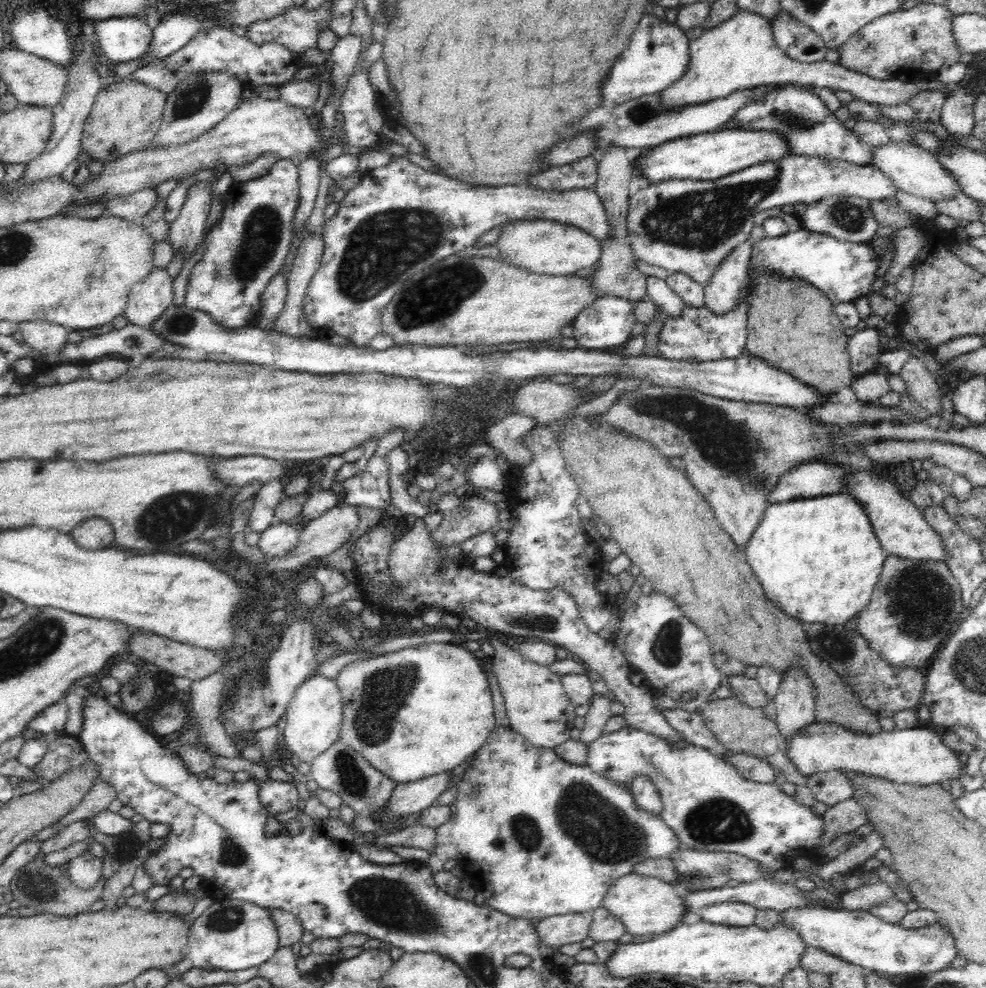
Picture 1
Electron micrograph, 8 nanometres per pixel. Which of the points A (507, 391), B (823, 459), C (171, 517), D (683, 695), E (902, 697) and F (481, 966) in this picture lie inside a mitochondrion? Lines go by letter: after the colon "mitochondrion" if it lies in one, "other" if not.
A: other
B: other
C: mitochondrion
D: other
E: other
F: mitochondrion

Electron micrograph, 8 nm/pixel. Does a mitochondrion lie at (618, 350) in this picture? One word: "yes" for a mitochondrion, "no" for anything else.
no

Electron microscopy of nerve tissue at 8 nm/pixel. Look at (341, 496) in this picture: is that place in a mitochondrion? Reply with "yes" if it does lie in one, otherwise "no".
no

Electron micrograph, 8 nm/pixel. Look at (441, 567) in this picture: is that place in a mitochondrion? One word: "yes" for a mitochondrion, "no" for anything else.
no

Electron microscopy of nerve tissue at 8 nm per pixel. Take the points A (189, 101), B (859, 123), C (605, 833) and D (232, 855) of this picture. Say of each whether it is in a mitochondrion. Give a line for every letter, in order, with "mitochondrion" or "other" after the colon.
A: mitochondrion
B: other
C: mitochondrion
D: mitochondrion

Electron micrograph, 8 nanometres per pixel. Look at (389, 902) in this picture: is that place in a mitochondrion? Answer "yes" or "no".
yes

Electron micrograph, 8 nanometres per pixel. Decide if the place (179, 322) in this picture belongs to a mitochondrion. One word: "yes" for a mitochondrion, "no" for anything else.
yes

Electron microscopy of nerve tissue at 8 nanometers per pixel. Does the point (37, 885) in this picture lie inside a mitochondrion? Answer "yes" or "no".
yes

